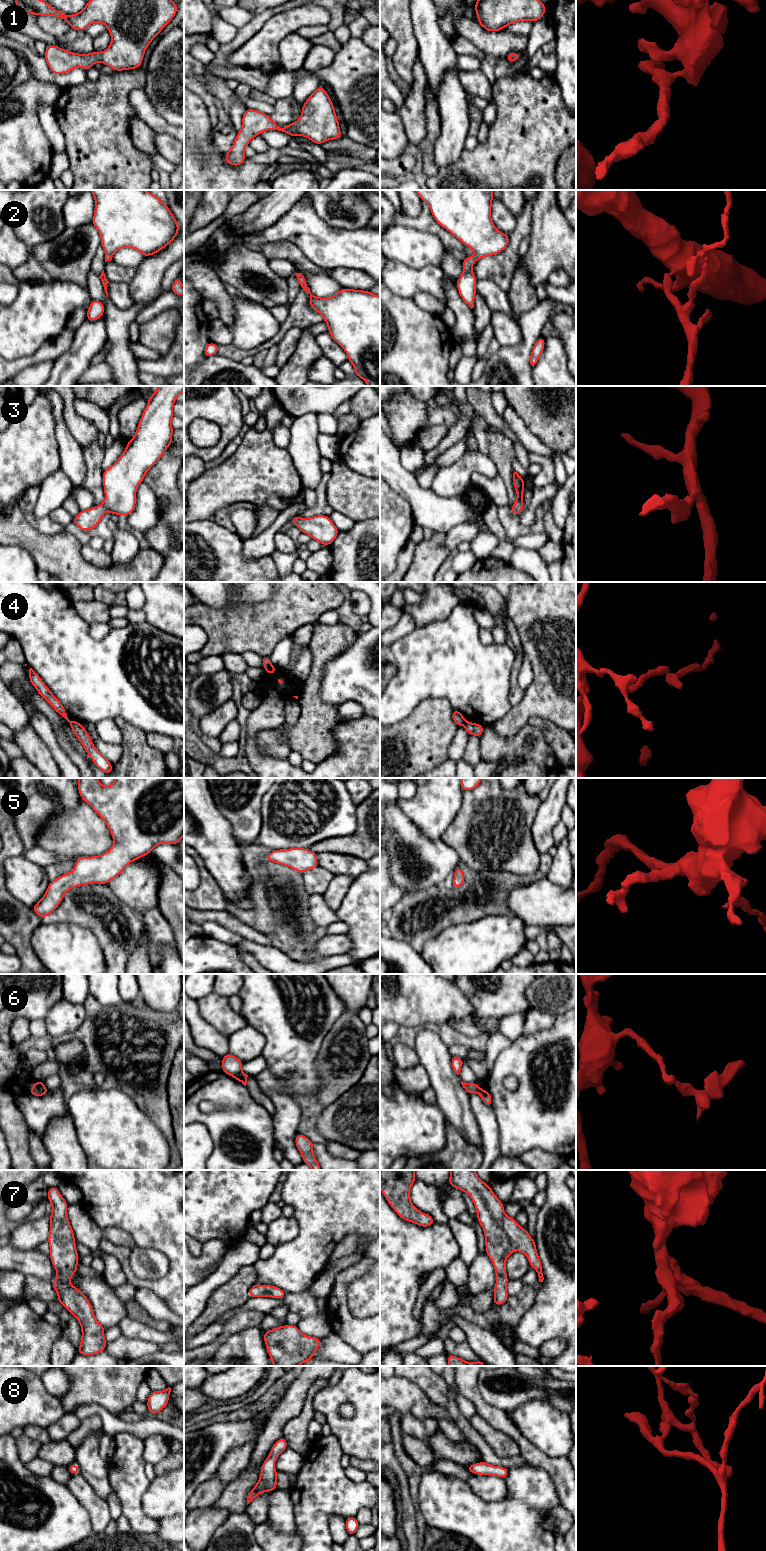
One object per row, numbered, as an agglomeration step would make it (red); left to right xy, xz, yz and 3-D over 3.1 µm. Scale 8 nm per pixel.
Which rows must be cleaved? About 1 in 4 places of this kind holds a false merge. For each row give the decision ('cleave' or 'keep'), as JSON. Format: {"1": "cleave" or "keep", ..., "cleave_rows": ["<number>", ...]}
{"1": "keep", "2": "keep", "3": "keep", "4": "cleave", "5": "keep", "6": "cleave", "7": "keep", "8": "keep", "cleave_rows": ["4", "6"]}

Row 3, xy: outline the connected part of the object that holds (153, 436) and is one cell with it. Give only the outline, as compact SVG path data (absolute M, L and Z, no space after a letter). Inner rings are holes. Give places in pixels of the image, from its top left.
M159 386L148 398L134 437L119 459L103 471L104 502L73 518L81 531L95 528L106 511L126 516L134 511L139 484L173 442L173 405L181 393L184 386Z

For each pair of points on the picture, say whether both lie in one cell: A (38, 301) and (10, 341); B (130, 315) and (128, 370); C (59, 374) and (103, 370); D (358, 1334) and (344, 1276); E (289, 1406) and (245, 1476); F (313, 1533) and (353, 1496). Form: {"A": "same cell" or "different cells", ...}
{"A": "same cell", "B": "same cell", "C": "different cells", "D": "same cell", "E": "same cell", "F": "same cell"}

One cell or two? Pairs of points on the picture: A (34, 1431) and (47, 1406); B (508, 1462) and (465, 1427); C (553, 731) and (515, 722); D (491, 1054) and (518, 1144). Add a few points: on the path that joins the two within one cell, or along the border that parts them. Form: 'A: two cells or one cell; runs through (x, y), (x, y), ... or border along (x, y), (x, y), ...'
A: two cells; border along (23, 1427), (38, 1425), (46, 1429)
B: one cell; runs through (497, 1461), (475, 1438)
C: two cells; border along (527, 721), (533, 716), (539, 716), (552, 723)
D: two cells; border along (510, 1045), (498, 1055), (489, 1073)

